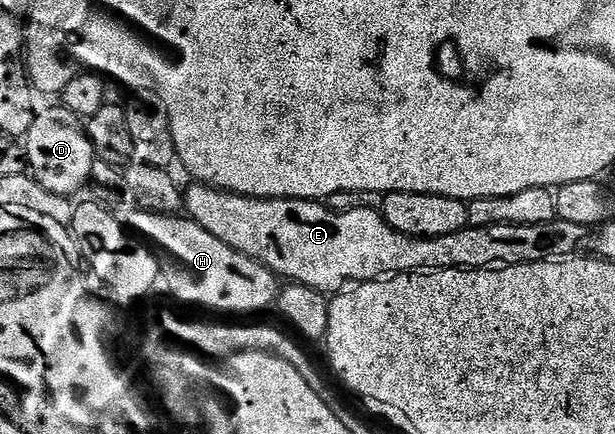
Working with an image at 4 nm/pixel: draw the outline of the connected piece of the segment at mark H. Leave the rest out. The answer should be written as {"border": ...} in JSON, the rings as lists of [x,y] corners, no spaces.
{"border":[[[125,207],[119,220],[130,233],[148,243],[159,254],[163,281],[181,301],[206,305],[209,309],[230,309],[233,313],[253,313],[272,306],[279,296],[279,278],[257,261],[219,243],[211,231],[203,231],[185,215],[152,213],[146,209]]]}

